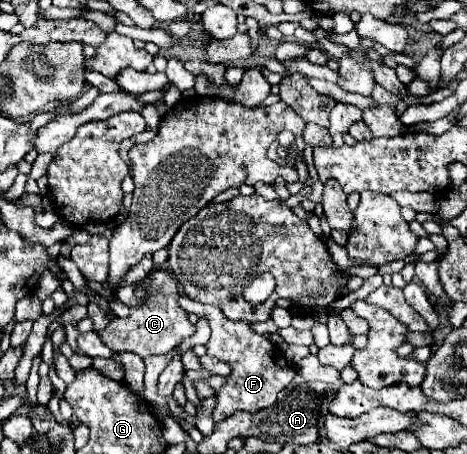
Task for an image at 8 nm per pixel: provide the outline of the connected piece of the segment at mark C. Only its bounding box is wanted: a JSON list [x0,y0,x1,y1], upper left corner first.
[100,271,196,359]

